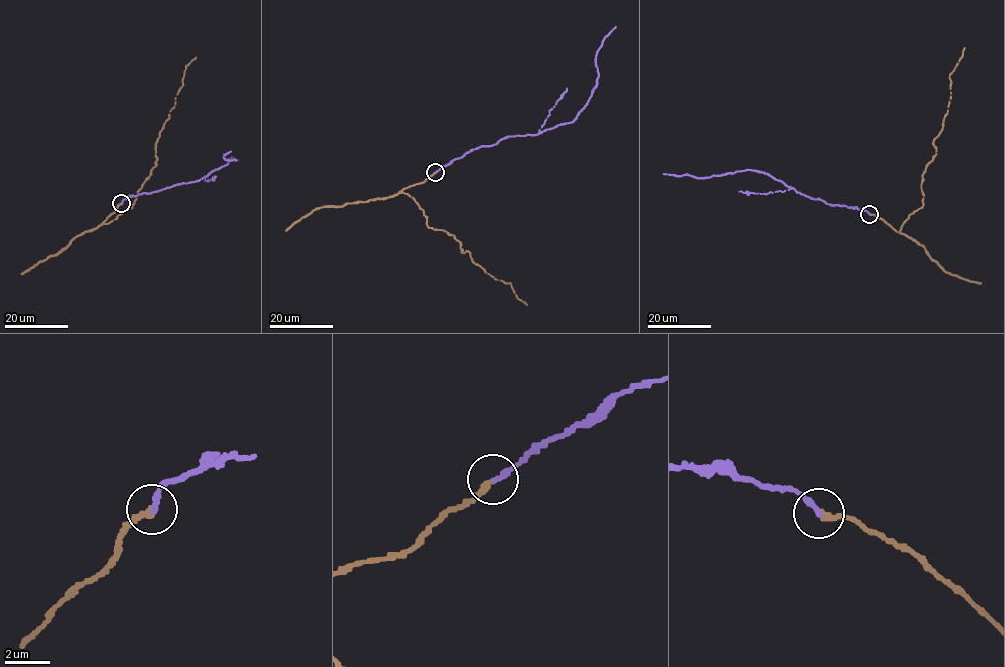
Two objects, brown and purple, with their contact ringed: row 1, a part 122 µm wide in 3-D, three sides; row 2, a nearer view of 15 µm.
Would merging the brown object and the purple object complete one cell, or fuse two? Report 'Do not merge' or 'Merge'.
Merge

